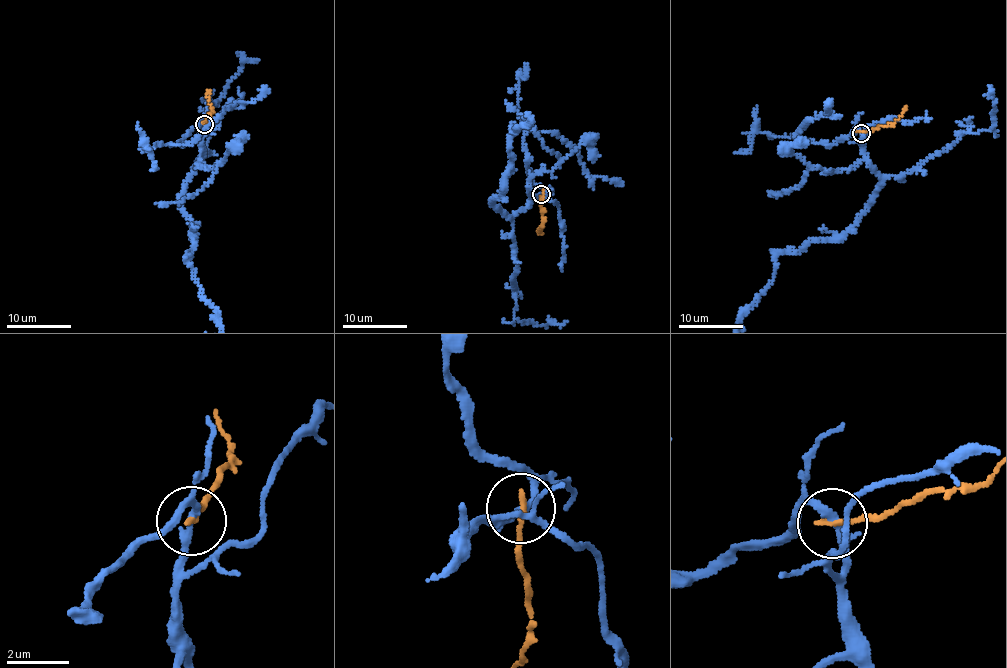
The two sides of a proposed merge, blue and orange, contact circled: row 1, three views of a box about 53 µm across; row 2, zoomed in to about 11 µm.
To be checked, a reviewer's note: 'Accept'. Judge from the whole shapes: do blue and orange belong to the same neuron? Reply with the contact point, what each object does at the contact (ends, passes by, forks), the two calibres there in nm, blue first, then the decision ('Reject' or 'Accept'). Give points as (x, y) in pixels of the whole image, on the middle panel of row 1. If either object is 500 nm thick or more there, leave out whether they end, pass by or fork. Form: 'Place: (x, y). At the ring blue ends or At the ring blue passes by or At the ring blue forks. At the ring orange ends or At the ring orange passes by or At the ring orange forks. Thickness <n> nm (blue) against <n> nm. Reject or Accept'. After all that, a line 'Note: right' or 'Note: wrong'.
Place: (541, 194). At the ring blue passes by. At the ring orange ends. Thickness 240 nm (blue) against 180 nm. Reject
Note: wrong

